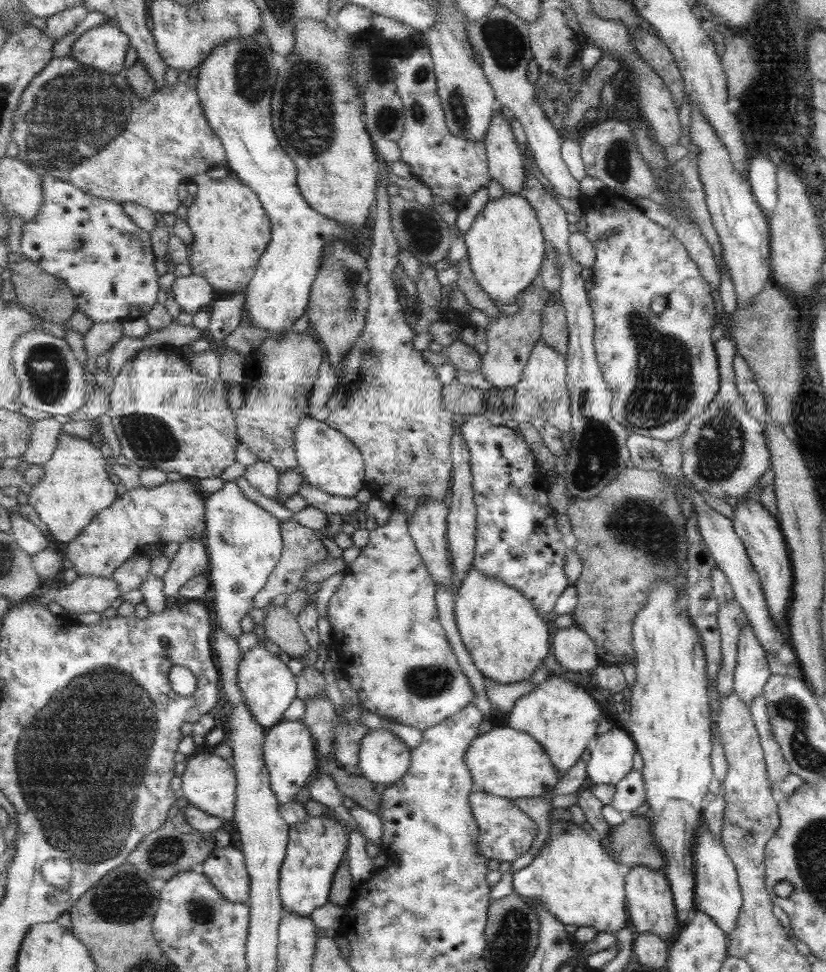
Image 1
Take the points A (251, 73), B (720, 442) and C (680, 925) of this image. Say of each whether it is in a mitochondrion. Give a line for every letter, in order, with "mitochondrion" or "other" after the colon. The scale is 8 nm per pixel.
A: mitochondrion
B: mitochondrion
C: other

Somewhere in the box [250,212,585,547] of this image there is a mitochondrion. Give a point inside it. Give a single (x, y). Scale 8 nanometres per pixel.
(352, 276)

